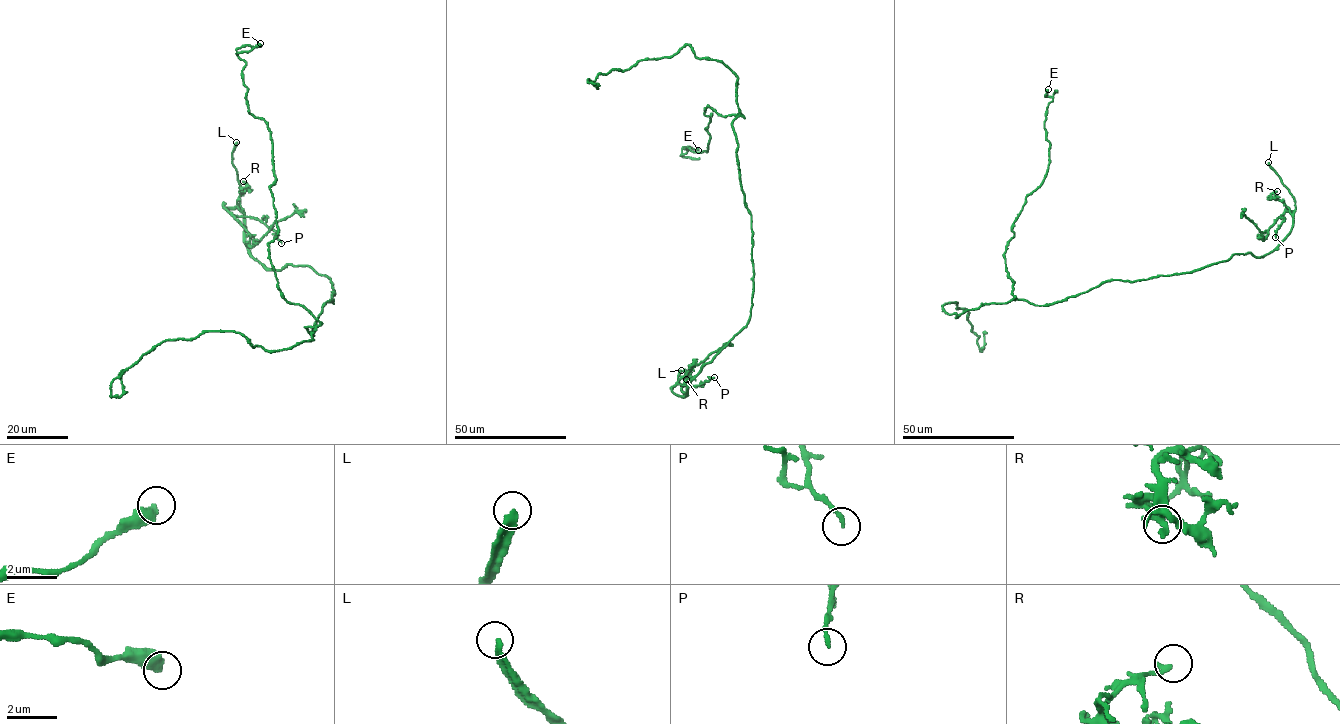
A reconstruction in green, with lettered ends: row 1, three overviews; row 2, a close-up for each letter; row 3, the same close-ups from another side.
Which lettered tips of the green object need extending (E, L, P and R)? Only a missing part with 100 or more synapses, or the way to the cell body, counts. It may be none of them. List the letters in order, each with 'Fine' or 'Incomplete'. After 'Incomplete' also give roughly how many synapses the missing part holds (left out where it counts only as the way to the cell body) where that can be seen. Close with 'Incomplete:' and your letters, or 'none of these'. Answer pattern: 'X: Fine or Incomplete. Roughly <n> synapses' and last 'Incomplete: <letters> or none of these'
E: Fine
L: Incomplete
P: Fine
R: Fine
Incomplete: L

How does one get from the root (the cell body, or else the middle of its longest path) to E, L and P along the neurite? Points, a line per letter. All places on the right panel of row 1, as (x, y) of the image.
E: (1093, 288), (1034, 305), (1014, 299), (1006, 269), (1012, 226), (1048, 168), (1048, 89)
L: (1093, 288), (1113, 280), (1190, 273), (1234, 254), (1262, 257), (1272, 252), (1291, 230), (1295, 206), (1268, 162)
P: (1093, 288), (1113, 280), (1190, 273), (1234, 254), (1262, 257), (1288, 234), (1294, 211), (1282, 214), (1275, 237)

